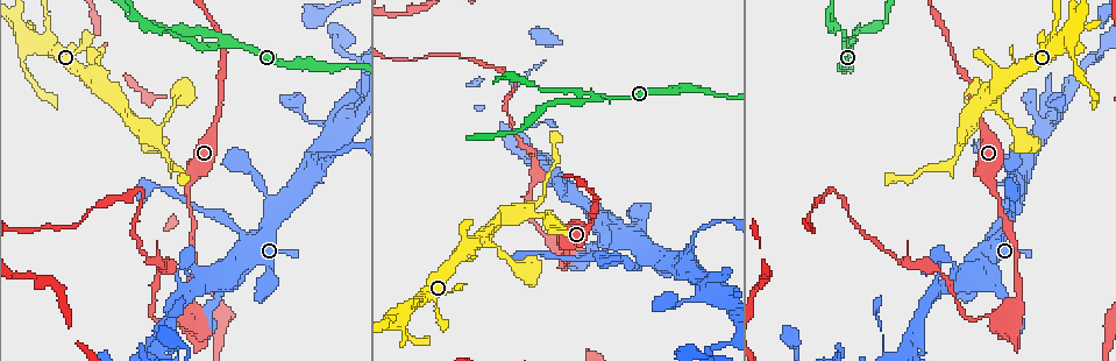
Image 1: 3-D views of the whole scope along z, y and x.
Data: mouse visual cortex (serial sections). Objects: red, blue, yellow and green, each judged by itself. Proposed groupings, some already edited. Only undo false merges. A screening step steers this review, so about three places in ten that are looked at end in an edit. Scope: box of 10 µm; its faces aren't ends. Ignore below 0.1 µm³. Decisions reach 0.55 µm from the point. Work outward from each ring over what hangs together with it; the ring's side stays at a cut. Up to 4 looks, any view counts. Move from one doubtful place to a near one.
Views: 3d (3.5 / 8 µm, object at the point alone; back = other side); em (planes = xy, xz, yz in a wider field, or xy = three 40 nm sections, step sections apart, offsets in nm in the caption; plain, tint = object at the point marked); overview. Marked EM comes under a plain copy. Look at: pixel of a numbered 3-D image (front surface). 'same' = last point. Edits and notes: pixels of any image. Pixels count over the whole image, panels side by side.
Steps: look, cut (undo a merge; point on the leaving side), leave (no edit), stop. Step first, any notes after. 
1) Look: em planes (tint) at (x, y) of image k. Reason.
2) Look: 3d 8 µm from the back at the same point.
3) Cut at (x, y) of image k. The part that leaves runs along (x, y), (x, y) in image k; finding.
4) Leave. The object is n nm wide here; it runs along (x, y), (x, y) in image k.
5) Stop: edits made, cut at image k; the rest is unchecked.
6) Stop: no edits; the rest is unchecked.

Look: 3d 8 µm at (219, 102) of image 1. Thick turns thin.

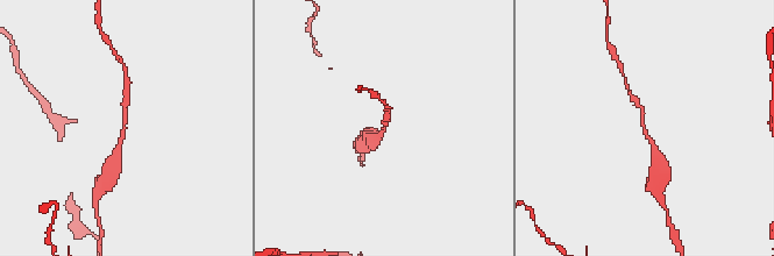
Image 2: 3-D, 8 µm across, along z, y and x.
Look: em xy step 2 (tint) at the same point. The arms are 200, 200 nm wide.

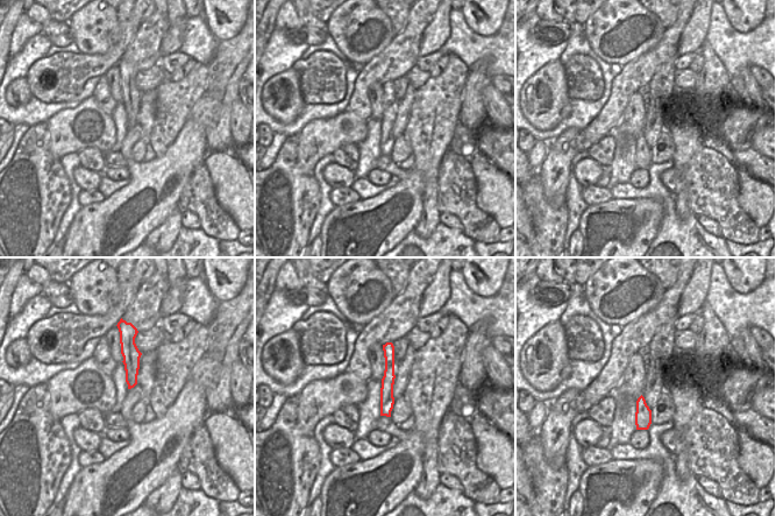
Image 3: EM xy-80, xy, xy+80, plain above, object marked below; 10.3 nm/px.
Leave. One cell here.

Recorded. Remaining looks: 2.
Look: em xy step 1 (tint) at (310, 120) of image 1. A narrow waist.

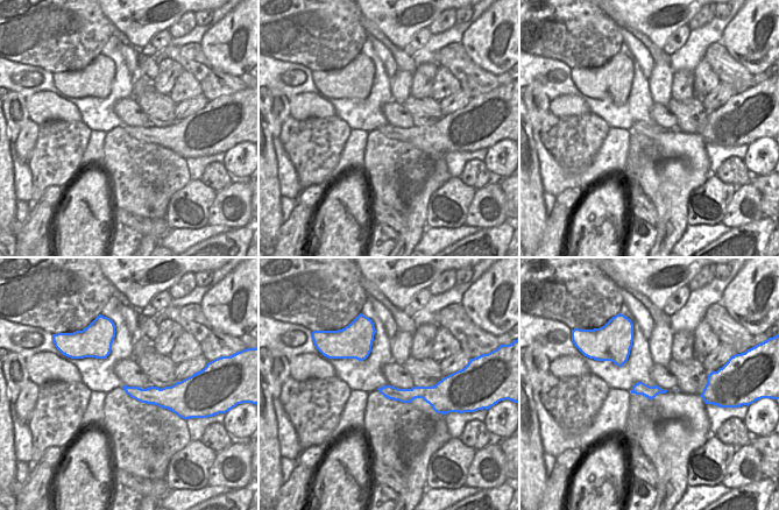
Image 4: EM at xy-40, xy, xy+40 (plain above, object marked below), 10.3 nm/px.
Look: 3d 3.5 µm at the same point.

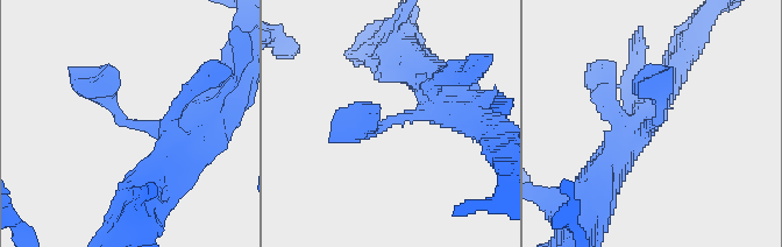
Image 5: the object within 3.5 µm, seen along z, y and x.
Leave. It runs along (383, 390), (395, 394), (439, 395) in image 4; one cell here.

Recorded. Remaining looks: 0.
Stop: no edits; the rest is unchecked.

